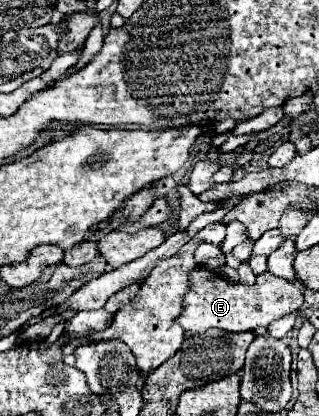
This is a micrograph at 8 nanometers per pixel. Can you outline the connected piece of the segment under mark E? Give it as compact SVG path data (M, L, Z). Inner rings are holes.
M197 267L191 271L191 291L185 295L185 311L177 321L187 335L205 333L209 329L223 329L229 333L253 331L255 327L267 327L273 319L279 319L303 305L303 291L285 279L265 271L257 277L257 285L229 285L221 275Z

